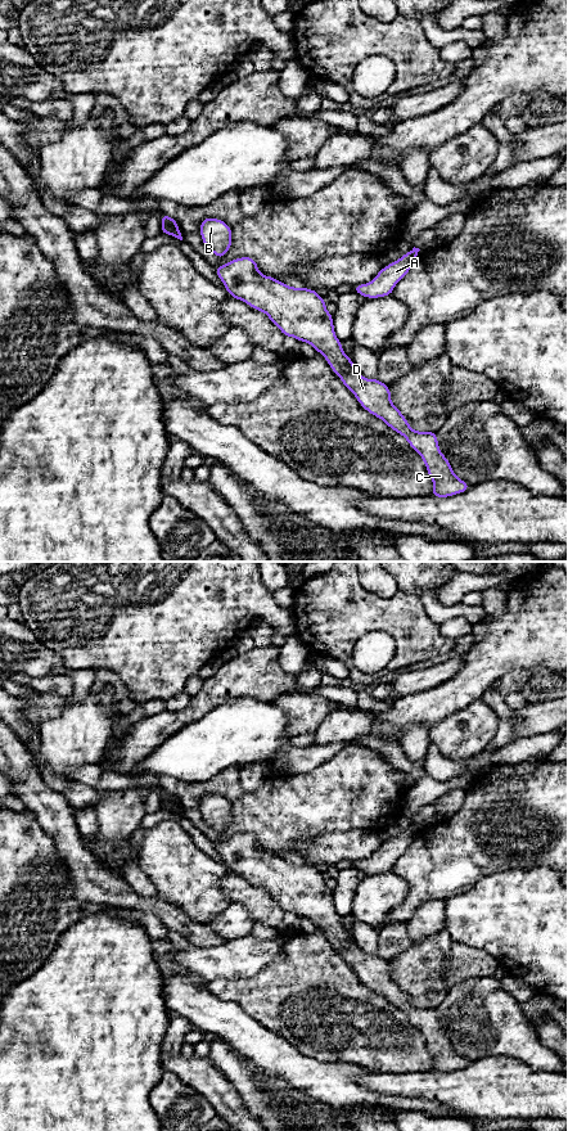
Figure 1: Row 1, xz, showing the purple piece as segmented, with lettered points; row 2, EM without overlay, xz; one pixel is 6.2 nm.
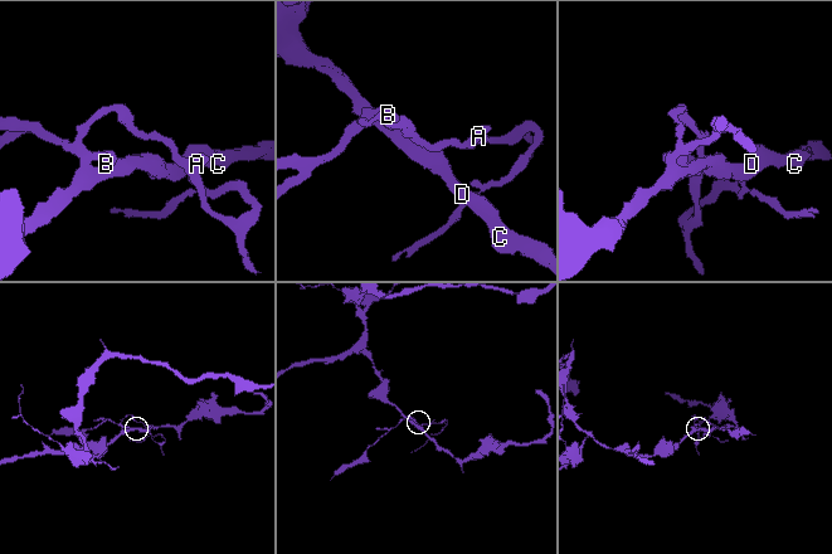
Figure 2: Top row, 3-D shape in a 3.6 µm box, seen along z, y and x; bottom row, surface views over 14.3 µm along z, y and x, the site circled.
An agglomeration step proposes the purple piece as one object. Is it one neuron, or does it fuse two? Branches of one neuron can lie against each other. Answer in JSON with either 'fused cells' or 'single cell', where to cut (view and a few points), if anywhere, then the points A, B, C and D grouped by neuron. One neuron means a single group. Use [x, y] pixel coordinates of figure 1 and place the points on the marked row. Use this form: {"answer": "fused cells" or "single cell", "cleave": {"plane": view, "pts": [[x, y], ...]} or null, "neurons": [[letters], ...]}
{"answer": "fused cells", "cleave": {"plane": "xz", "pts": [[162, 222], [177, 228]]}, "neurons": [["A", "B"], ["C", "D"]]}

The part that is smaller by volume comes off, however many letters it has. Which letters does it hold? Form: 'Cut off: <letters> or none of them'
Cut off: A, B

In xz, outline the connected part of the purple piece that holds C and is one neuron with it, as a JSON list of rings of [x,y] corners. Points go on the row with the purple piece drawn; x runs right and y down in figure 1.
[[[252,257],[235,258],[215,267],[215,271],[233,298],[265,312],[285,337],[310,343],[366,411],[407,440],[422,456],[433,481],[432,496],[450,497],[468,491],[470,486],[455,476],[450,461],[441,452],[436,432],[414,431],[392,404],[389,387],[379,379],[365,379],[359,373],[334,333],[333,315],[325,307],[326,299],[316,290],[289,287],[262,275]]]

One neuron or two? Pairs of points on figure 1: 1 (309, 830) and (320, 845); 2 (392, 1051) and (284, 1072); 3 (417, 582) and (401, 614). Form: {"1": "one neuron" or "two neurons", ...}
{"1": "two neurons", "2": "two neurons", "3": "two neurons"}

